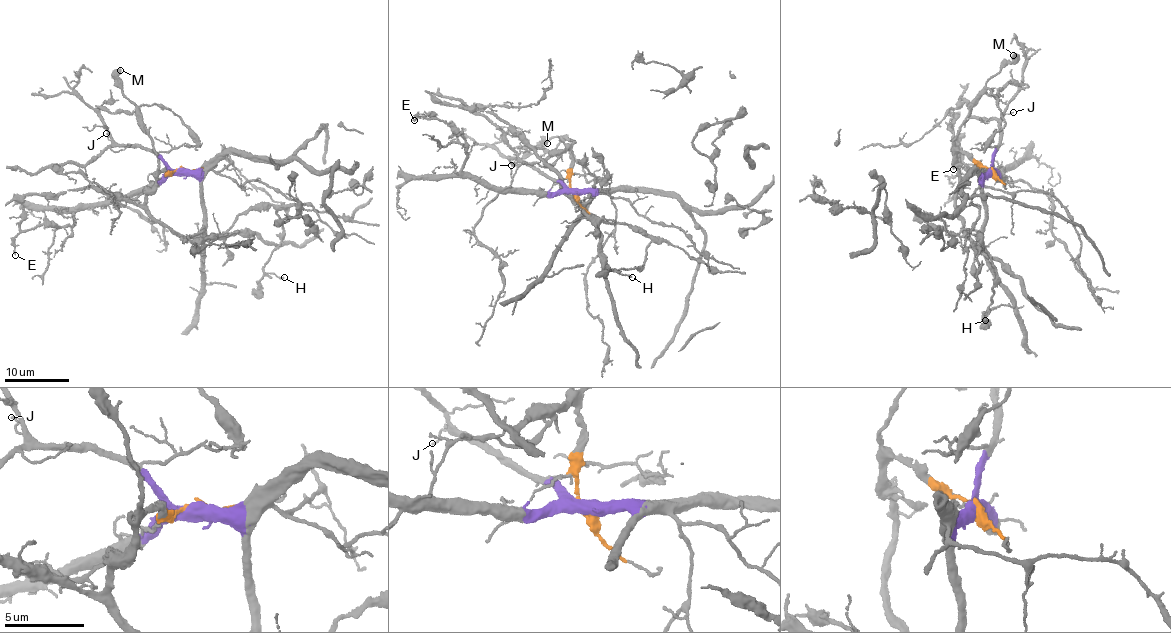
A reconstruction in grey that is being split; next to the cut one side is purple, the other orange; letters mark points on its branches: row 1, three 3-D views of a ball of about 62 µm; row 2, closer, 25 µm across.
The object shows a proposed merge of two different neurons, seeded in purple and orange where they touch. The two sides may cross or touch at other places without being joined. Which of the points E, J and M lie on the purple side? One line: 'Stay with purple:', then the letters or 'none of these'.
Stay with purple: E, J

